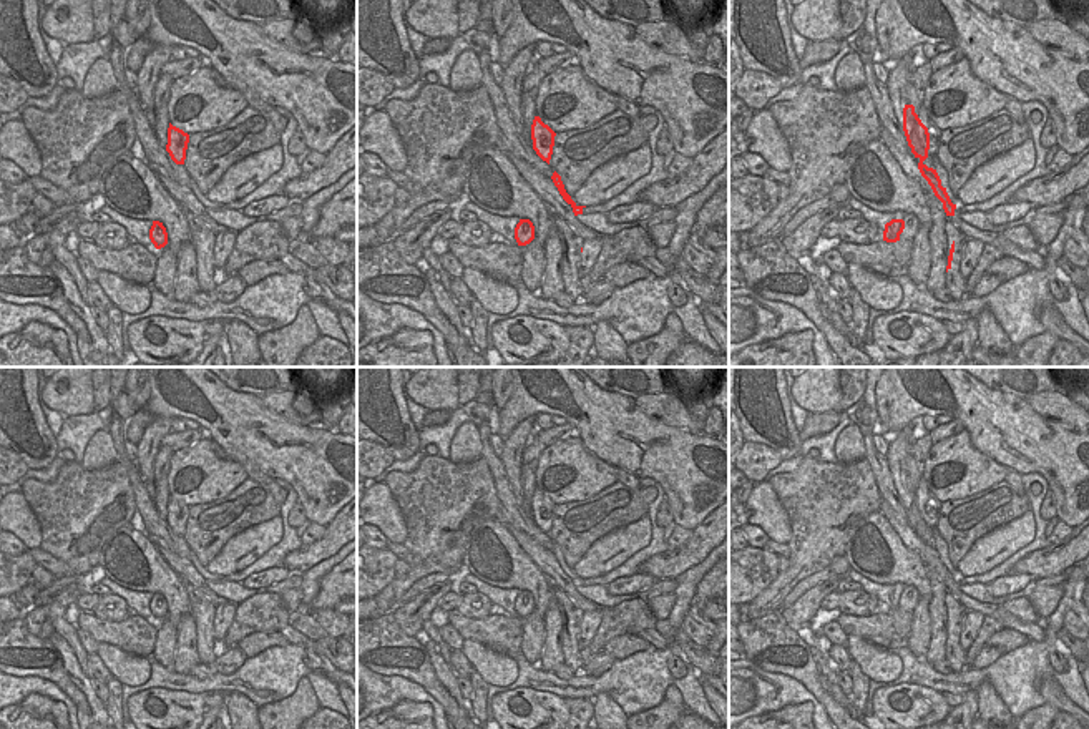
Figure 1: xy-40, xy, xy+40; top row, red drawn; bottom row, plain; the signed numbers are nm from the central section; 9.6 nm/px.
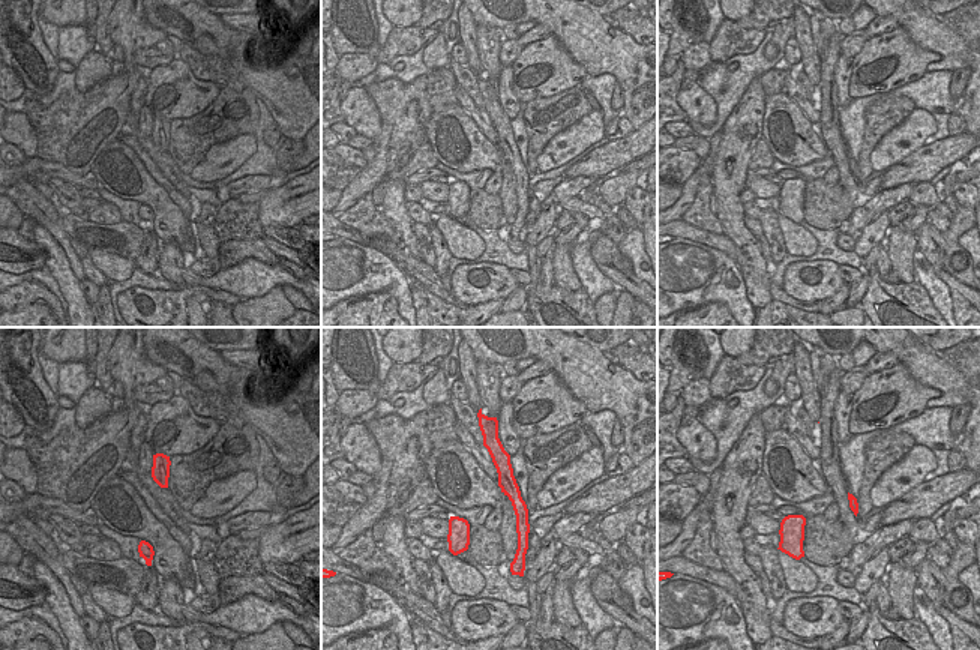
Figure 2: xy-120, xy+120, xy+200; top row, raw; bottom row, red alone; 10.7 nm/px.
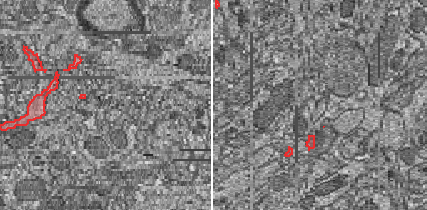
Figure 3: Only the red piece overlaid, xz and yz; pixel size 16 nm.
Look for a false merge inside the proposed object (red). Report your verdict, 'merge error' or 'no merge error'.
merge error

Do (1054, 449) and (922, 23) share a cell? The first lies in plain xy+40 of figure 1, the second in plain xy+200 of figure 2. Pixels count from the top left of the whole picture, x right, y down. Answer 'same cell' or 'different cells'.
same cell

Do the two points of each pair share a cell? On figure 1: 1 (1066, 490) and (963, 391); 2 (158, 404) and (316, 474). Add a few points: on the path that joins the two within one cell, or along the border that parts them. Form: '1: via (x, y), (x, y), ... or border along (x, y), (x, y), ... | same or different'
1: via (1041, 467), (988, 415) | same
2: via (198, 417), (209, 424), (239, 424), (276, 449) | same

